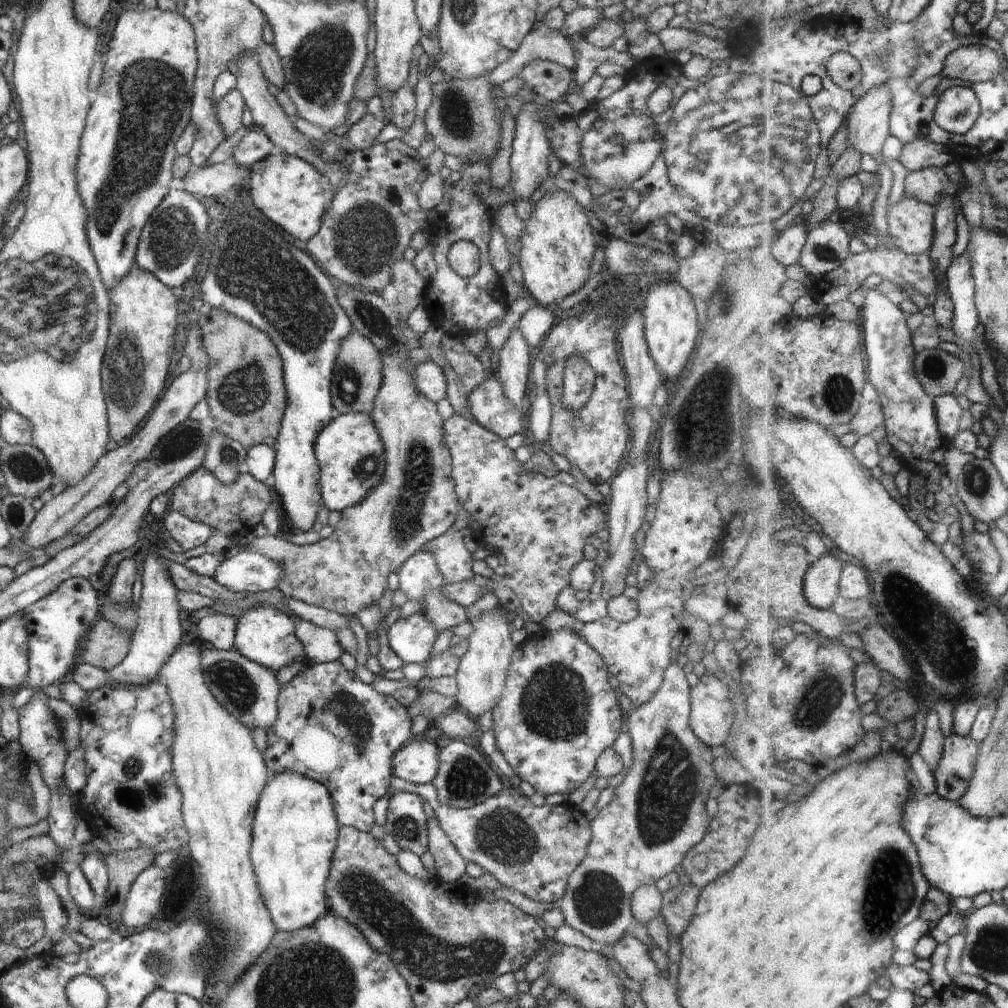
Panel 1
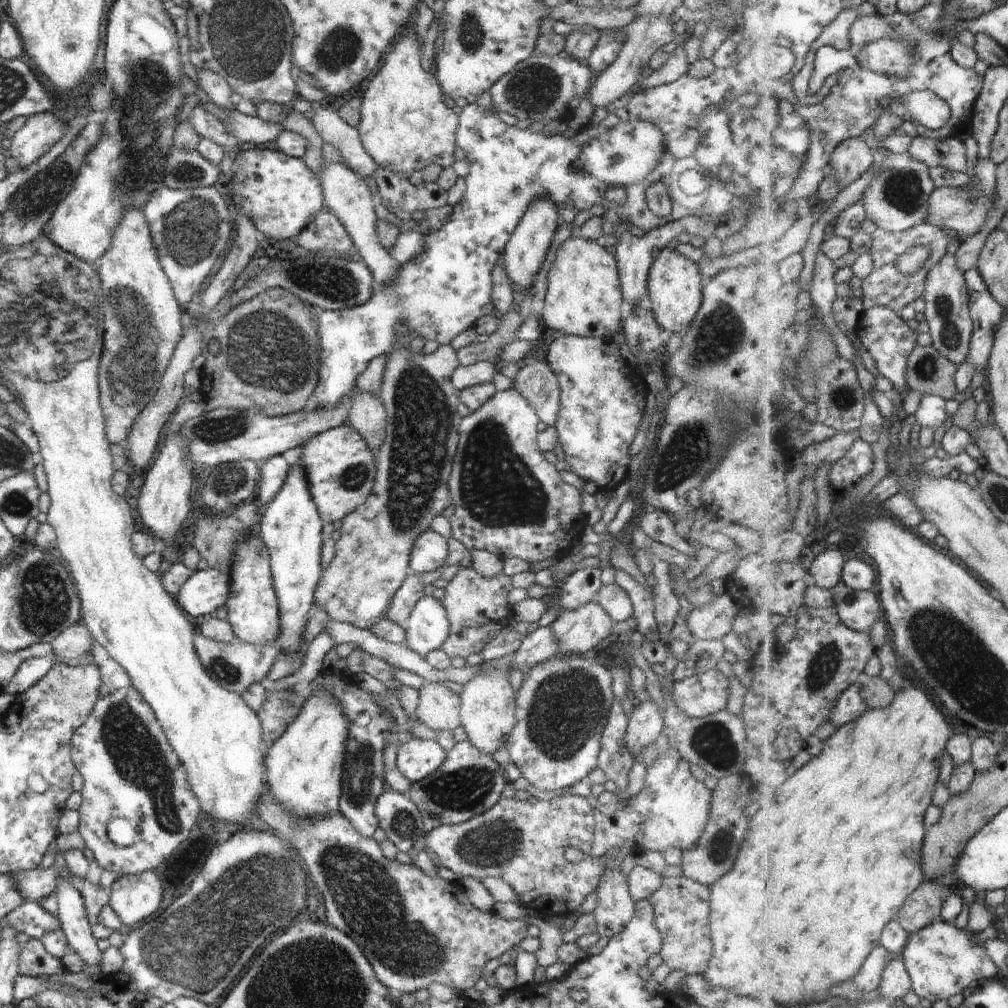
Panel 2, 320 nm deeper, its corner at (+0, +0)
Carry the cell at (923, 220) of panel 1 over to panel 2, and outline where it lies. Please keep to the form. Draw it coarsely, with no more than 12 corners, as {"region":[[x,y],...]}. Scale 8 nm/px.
{"region":[[910,151],[878,156],[862,198],[897,233],[924,223],[937,189]]}

